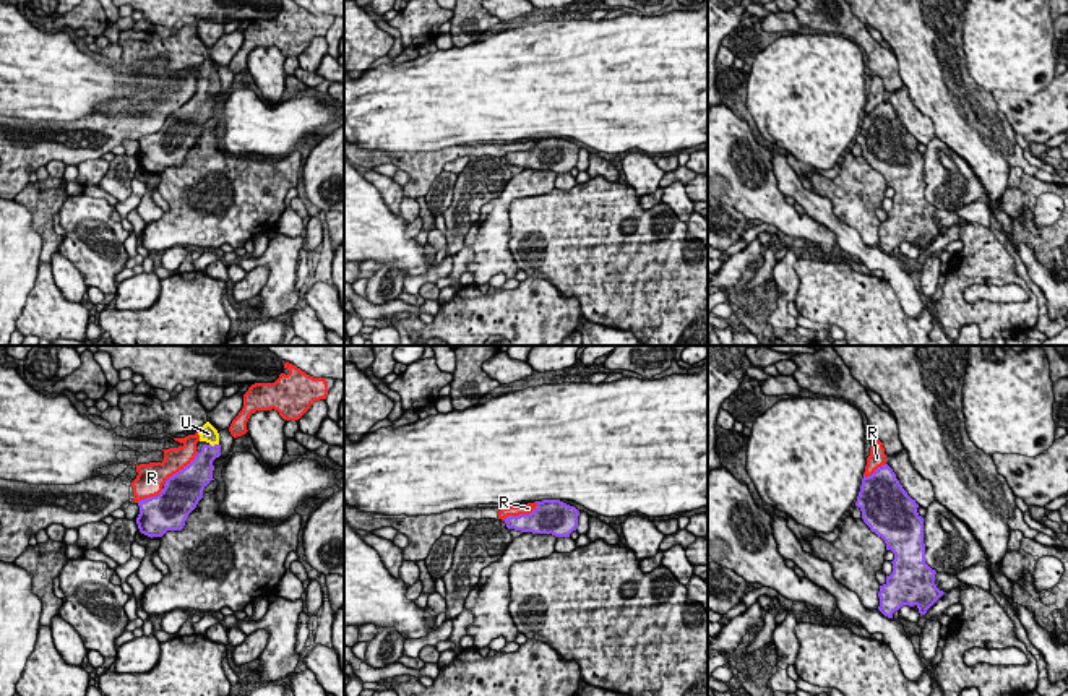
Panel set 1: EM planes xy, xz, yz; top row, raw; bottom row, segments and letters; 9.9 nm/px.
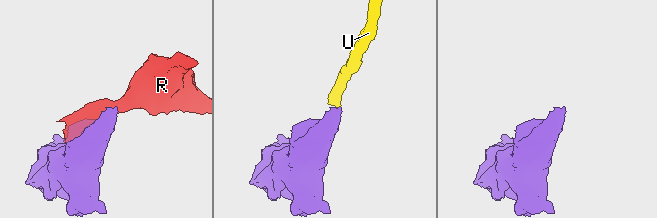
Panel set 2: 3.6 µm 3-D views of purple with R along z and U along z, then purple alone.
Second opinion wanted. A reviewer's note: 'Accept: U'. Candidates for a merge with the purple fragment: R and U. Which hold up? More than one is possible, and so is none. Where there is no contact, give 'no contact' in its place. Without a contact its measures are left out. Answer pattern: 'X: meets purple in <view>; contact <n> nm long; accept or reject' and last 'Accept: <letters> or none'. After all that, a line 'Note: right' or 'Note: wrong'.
R: meets purple in xz; contact 400 nm long; reject
U: meets purple in xy; contact 100 nm long; accept
Accept: U
Note: right

